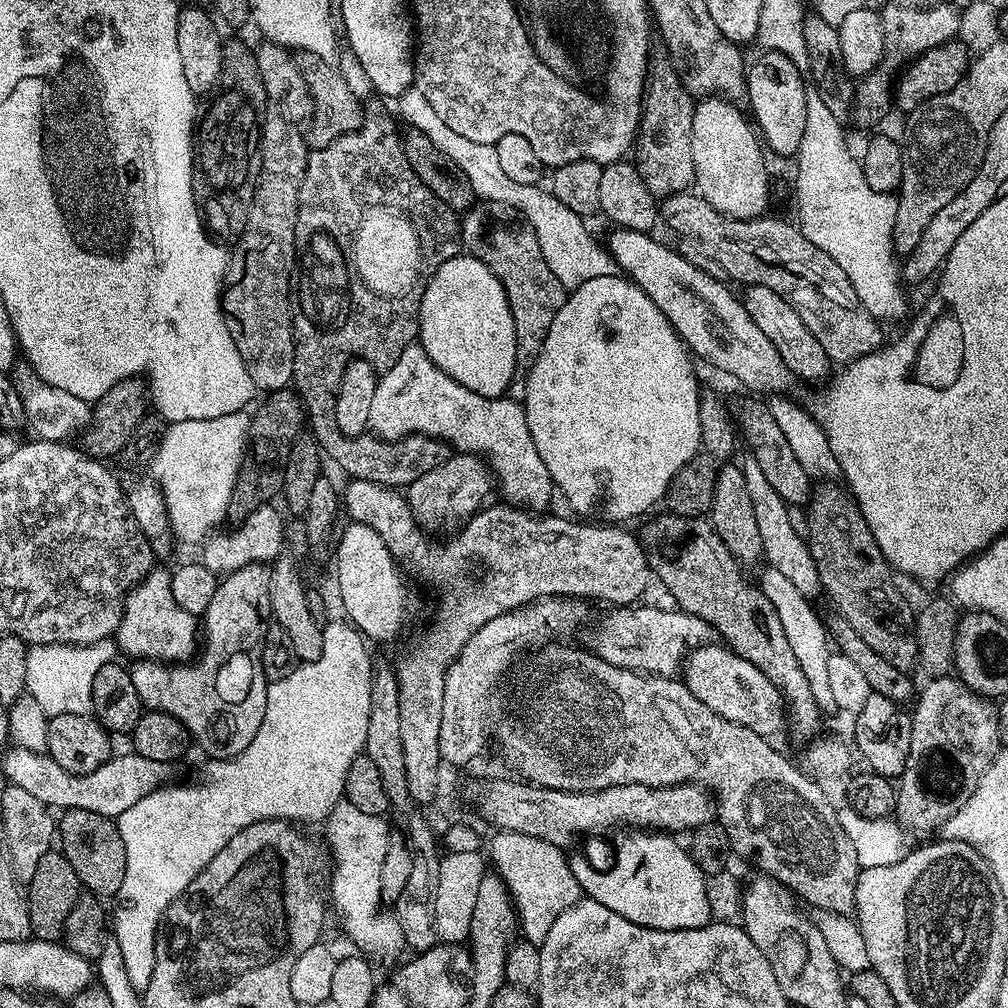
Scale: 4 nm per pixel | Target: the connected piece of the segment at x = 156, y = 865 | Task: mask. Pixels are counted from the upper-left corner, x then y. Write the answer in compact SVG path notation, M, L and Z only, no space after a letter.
M329 619L323 625L322 654L317 660L297 663L294 674L269 683L262 726L258 726L254 742L250 742L242 754L228 760L212 760L208 780L201 784L172 782L146 794L118 818L122 842L126 846L126 878L122 878L122 886L114 897L116 916L114 912L110 928L122 950L126 974L130 974L130 982L136 989L142 990L150 982L150 974L154 974L156 942L168 908L187 892L210 858L214 858L238 830L259 820L319 825L332 813L332 780L343 778L350 770L350 762L364 752L366 726L370 726L374 667L374 659L368 653L369 645L360 629L347 619L339 619Z

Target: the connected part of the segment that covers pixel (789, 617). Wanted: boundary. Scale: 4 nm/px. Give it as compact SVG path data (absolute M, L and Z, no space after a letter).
M770 567L763 569L758 586L770 598L774 610L778 610L778 618L782 622L782 630L786 630L786 639L794 649L794 655L798 658L798 666L802 666L802 674L806 674L806 682L810 682L810 690L814 690L814 698L821 710L836 708L833 694L830 690L830 681L826 675L826 662L830 655L830 637L825 621L820 621L818 613L812 609L813 601L803 596L790 582L790 578L784 577L778 570Z

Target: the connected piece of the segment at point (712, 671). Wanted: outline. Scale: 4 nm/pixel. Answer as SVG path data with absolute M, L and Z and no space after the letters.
M709 642L689 651L686 657L686 683L690 694L698 698L714 714L726 718L730 722L738 722L738 726L746 726L754 730L754 734L765 738L775 737L775 732L785 731L786 705L779 690L746 658L742 658L731 648L718 642Z

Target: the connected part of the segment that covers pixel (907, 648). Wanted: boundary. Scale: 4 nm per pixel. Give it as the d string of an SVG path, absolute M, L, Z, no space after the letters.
M828 484L825 488L817 487L811 493L806 505L808 511L808 532L806 528L806 539L808 549L814 558L816 567L816 577L820 580L823 595L828 595L832 599L835 611L854 626L858 638L866 642L866 646L871 646L886 662L893 666L908 670L917 663L916 658L916 629L914 627L914 608L908 605L906 597L900 593L900 588L896 585L897 577L894 569L882 554L862 510L852 498L851 491L835 488Z

